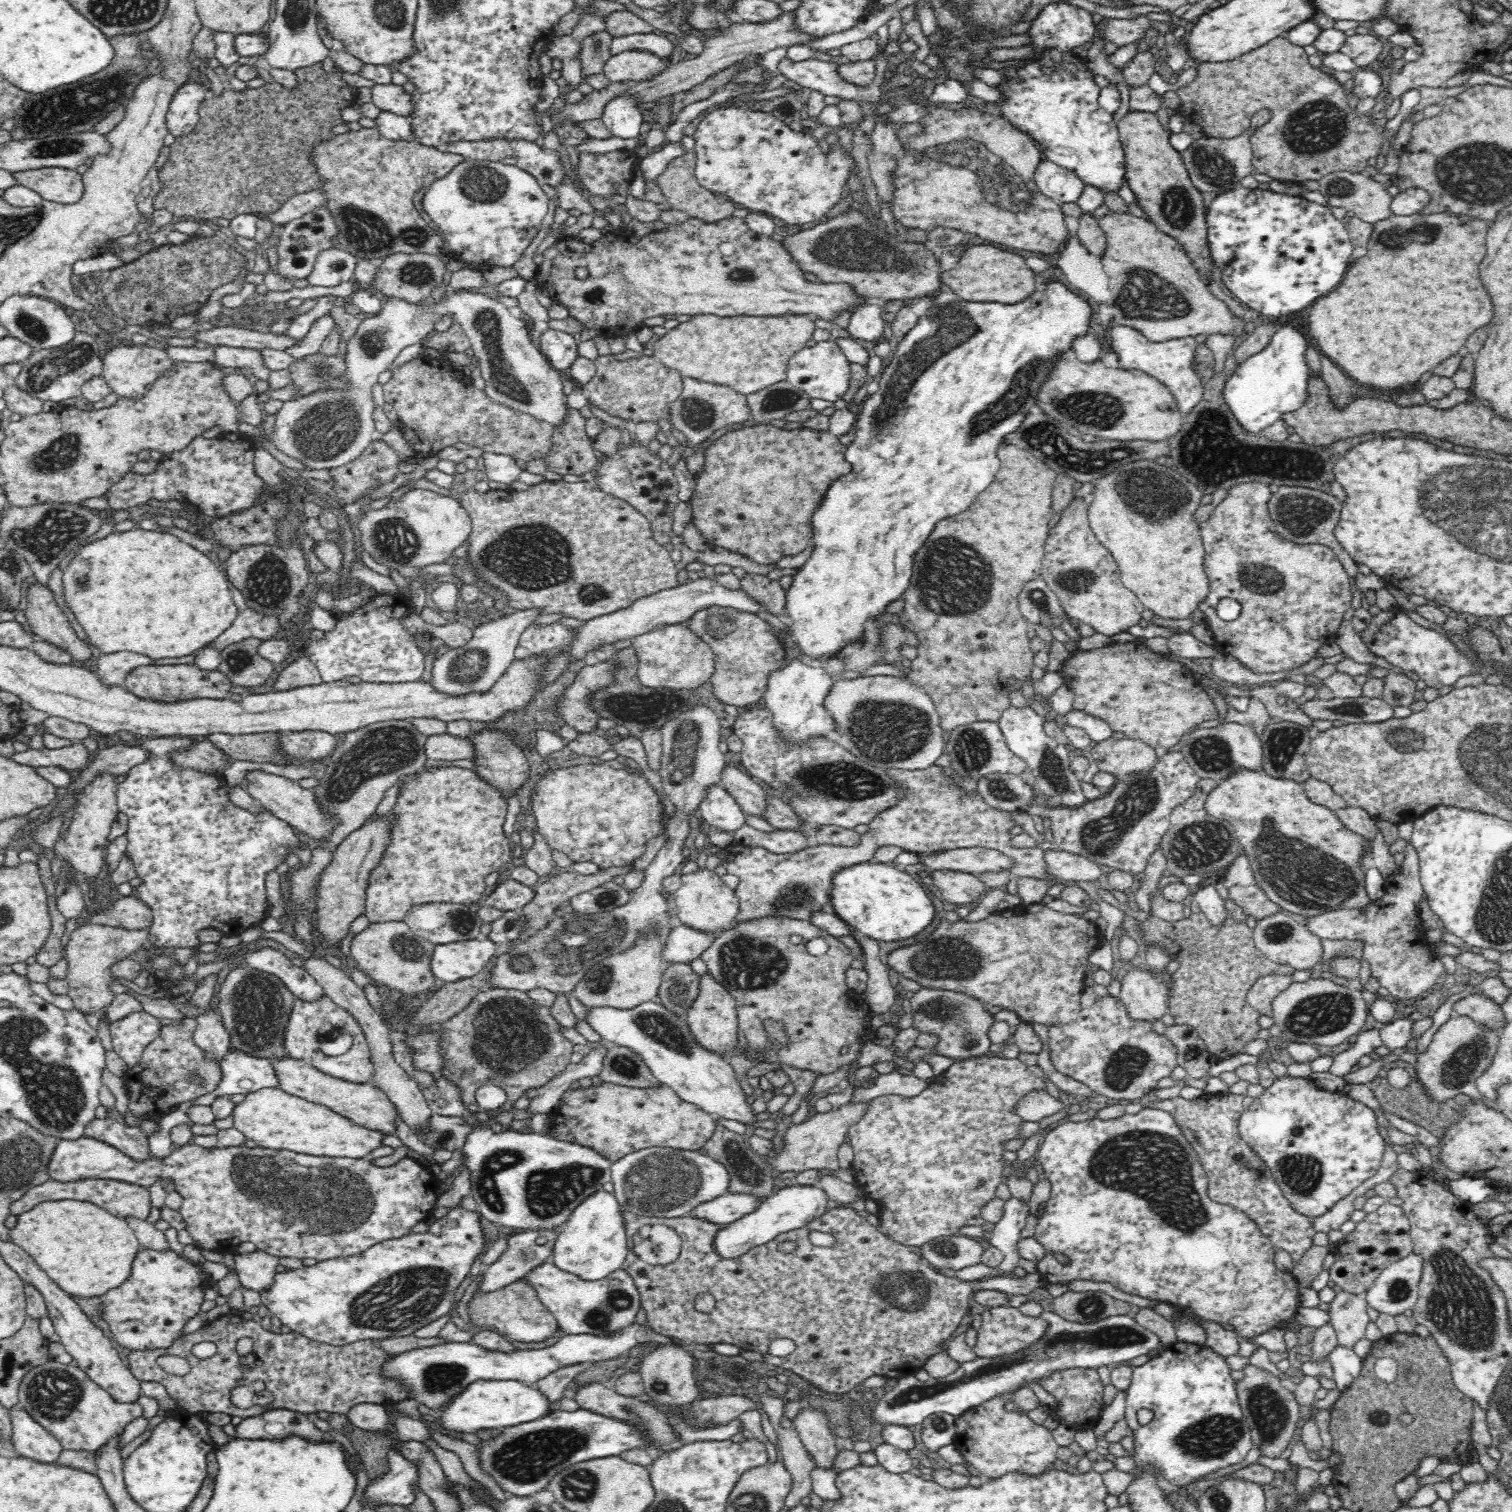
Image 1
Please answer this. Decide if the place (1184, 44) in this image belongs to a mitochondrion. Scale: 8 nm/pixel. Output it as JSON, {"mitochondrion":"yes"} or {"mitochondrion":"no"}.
{"mitochondrion":"no"}

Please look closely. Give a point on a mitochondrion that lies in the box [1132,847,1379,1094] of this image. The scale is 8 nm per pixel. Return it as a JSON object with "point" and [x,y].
{"point":[1322,1014]}

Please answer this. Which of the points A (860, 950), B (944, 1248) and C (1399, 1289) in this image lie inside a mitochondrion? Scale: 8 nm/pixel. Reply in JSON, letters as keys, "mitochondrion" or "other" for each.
{"A":"other","B":"mitochondrion","C":"mitochondrion"}

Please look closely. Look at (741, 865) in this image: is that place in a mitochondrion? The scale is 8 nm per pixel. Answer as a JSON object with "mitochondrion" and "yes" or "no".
{"mitochondrion":"no"}

